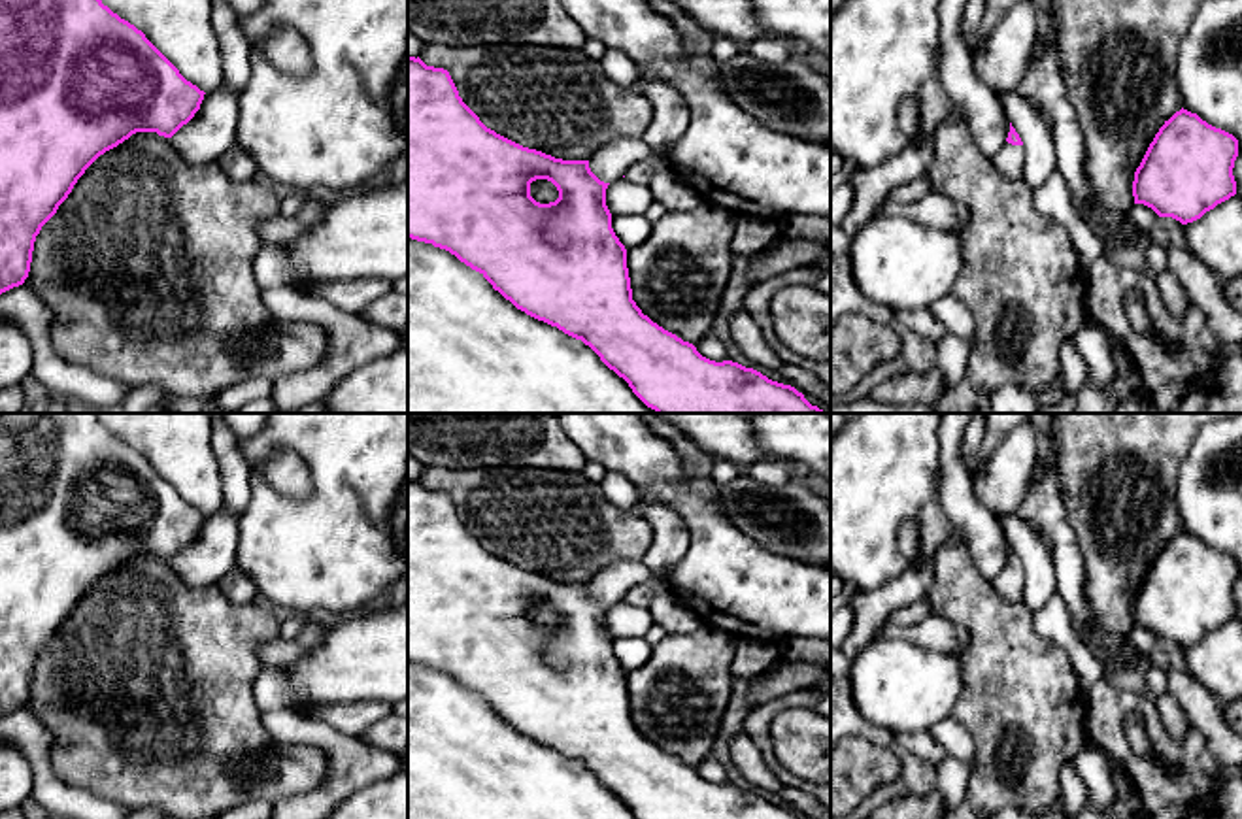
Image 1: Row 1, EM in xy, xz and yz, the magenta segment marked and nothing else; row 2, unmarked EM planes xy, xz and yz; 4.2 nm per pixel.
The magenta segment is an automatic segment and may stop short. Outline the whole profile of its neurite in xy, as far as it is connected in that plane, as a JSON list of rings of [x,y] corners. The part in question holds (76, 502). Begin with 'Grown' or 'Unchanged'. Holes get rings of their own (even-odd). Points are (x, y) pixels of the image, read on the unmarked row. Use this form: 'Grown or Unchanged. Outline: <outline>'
Unchanged. Outline: [[[0,413],[0,717],[25,706],[36,659],[100,577],[136,555],[172,560],[204,517],[94,413]]]

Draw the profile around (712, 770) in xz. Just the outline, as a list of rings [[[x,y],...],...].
[[[713,757],[706,759],[706,760],[704,760],[702,764],[698,764],[695,770],[697,770],[697,774],[698,774],[702,779],[706,779],[706,781],[710,781],[710,783],[715,783],[715,785],[729,783],[729,781],[727,781],[727,770],[725,770],[723,764],[721,764],[717,759],[713,759]]]

